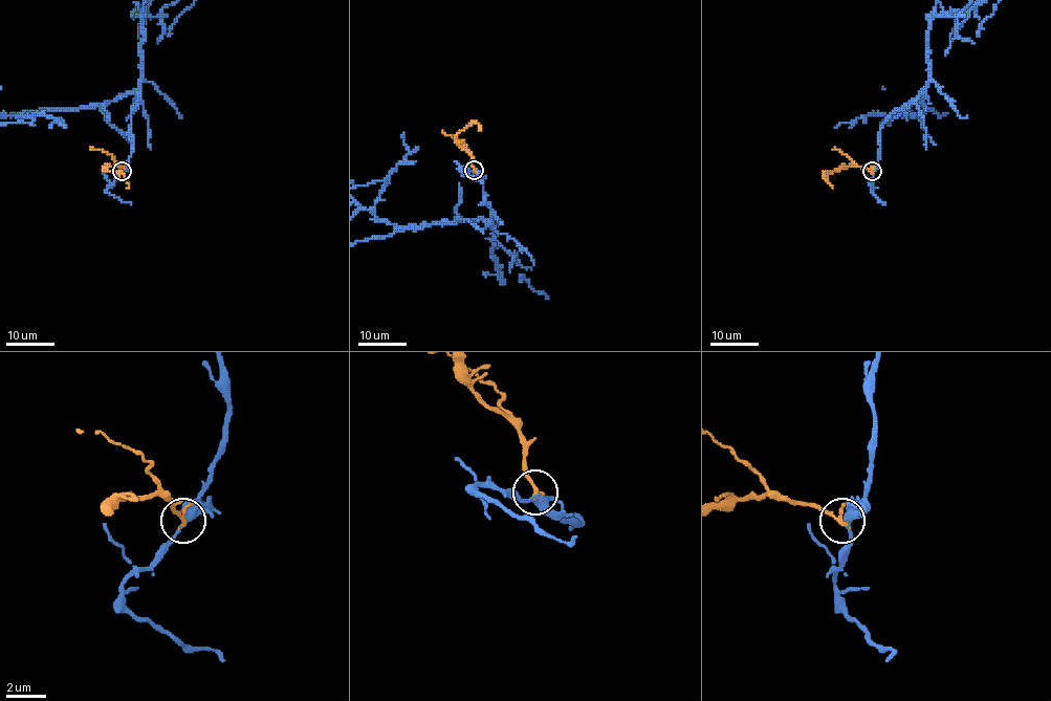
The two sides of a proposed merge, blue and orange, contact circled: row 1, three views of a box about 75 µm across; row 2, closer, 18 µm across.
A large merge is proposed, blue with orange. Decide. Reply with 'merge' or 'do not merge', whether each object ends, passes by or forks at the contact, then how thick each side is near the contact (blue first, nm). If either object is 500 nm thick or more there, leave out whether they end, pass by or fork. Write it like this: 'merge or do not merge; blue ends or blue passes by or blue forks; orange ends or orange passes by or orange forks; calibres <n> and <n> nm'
merge; blue forks; orange ends; calibres 300 and 240 nm

